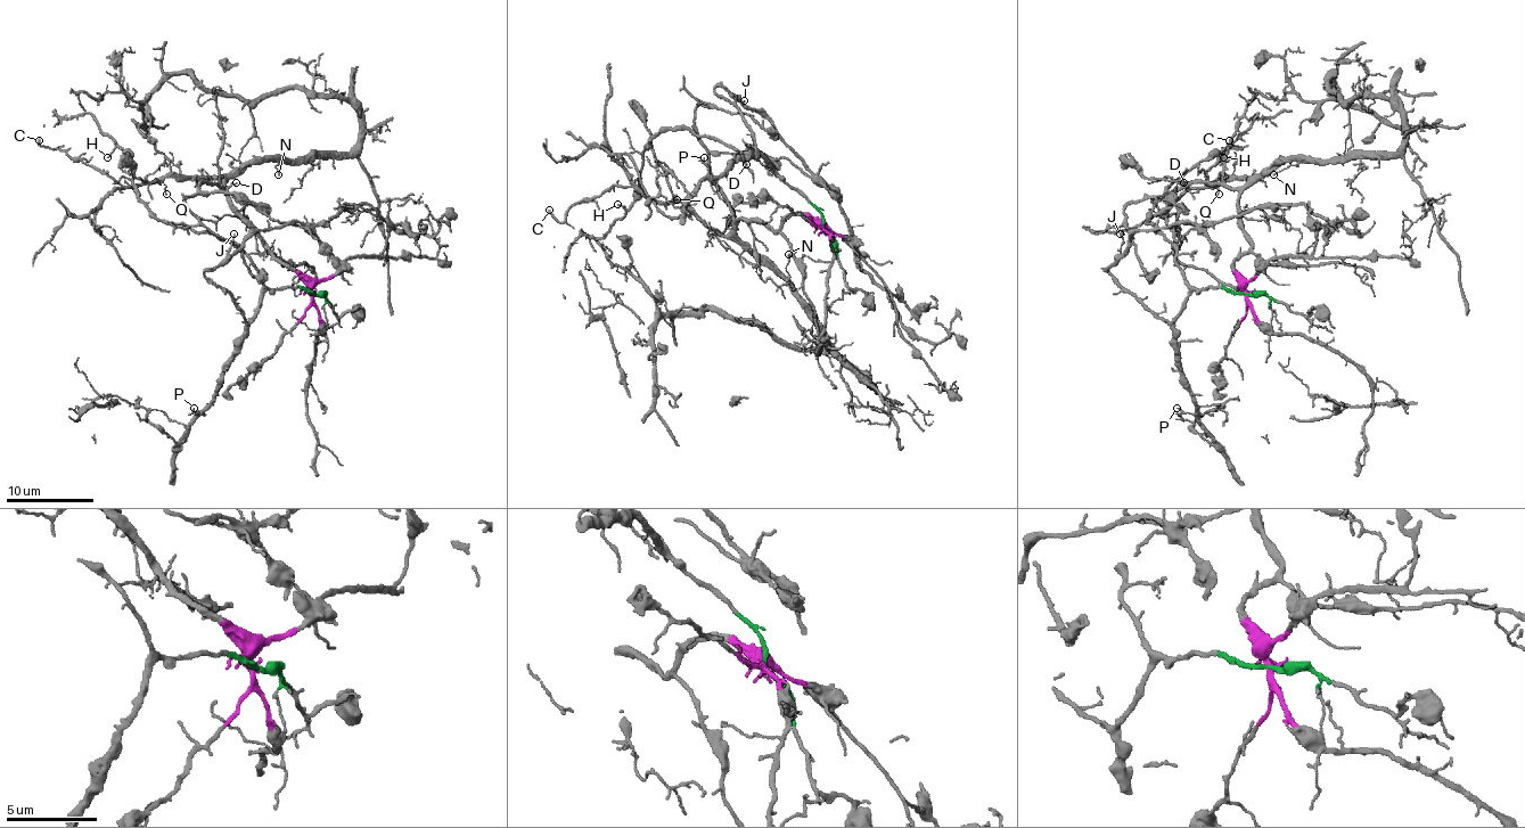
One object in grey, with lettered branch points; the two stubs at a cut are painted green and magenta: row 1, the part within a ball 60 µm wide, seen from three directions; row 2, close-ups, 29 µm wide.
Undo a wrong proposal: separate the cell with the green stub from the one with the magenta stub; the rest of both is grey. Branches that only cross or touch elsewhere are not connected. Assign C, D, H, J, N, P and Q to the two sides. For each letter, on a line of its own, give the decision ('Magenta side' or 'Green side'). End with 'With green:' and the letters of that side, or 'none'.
C: Magenta side
D: Magenta side
H: Green side
J: Green side
N: Magenta side
P: Green side
Q: Magenta side
With green: H, J, P

